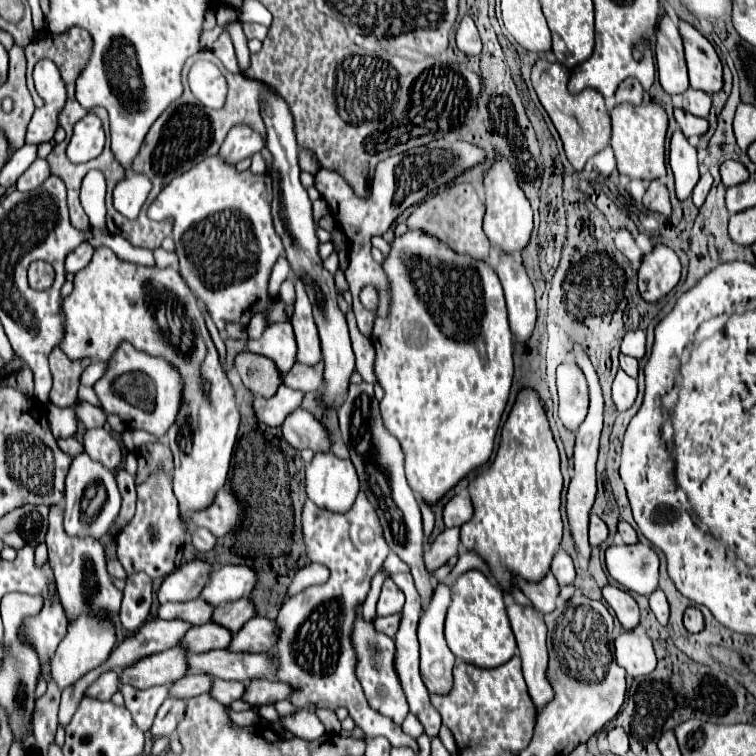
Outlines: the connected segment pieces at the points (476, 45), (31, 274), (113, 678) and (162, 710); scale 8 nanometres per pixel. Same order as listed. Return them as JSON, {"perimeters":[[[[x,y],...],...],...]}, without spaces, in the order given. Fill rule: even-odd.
{"perimeters":[[[[464,16],[458,30],[456,30],[456,44],[464,54],[480,54],[480,36],[474,20],[470,16]]],[[[36,260],[28,268],[28,282],[34,290],[44,290],[52,284],[54,280],[54,270],[50,264],[44,264],[42,260]]],[[[104,672],[94,684],[90,684],[84,692],[84,696],[96,698],[96,700],[110,700],[110,696],[118,690],[118,674],[116,672]]],[[[166,698],[166,702],[162,702],[162,706],[158,708],[154,726],[152,726],[152,734],[156,736],[170,736],[174,734],[178,722],[182,720],[182,714],[186,710],[186,702],[178,700],[178,698]]]]}

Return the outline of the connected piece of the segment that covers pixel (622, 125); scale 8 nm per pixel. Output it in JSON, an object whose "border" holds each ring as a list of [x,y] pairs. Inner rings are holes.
{"border":[[[618,104],[612,112],[612,150],[618,162],[618,172],[630,178],[656,180],[666,176],[664,140],[668,130],[668,116],[660,104]]]}

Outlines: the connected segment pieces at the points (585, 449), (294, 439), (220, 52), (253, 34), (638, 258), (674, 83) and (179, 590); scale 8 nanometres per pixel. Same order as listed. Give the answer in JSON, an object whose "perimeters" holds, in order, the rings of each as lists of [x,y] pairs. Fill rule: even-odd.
{"perimeters":[[[[578,346],[572,348],[576,364],[582,368],[586,380],[588,380],[588,388],[590,388],[590,410],[586,420],[580,424],[578,432],[576,432],[576,448],[574,448],[574,476],[568,484],[568,494],[566,494],[566,514],[568,514],[568,524],[572,530],[572,538],[576,542],[576,550],[580,556],[584,556],[584,560],[590,560],[590,544],[588,544],[588,516],[590,516],[590,508],[594,504],[594,496],[596,496],[596,456],[598,456],[598,440],[600,440],[600,432],[602,432],[602,414],[604,414],[604,398],[602,398],[602,390],[598,386],[598,374],[594,374],[594,368],[590,366],[590,360],[586,358],[586,354],[582,354],[582,350],[578,350]]],[[[296,408],[286,416],[286,420],[282,422],[282,434],[286,442],[298,450],[330,450],[330,434],[326,432],[326,428],[302,408]]],[[[222,32],[218,36],[218,40],[214,42],[212,46],[212,52],[214,56],[224,64],[224,68],[228,72],[238,72],[238,62],[236,62],[236,54],[234,54],[234,46],[232,46],[232,40],[230,40],[230,34],[228,32]]],[[[243,23],[243,31],[247,37],[247,39],[258,39],[260,41],[263,41],[268,33],[268,28],[256,24],[256,23]]],[[[618,230],[618,232],[616,232],[616,246],[618,246],[618,250],[630,260],[630,264],[638,270],[644,254],[642,254],[640,248],[636,246],[636,242],[634,242],[634,238],[632,238],[632,234],[630,234],[628,230]]],[[[664,16],[656,30],[656,66],[658,66],[658,80],[670,96],[682,94],[690,86],[688,70],[684,60],[682,38],[678,26]]],[[[192,560],[182,564],[170,576],[164,578],[158,590],[158,602],[186,602],[198,598],[206,578],[210,576],[210,564],[204,560]]]]}

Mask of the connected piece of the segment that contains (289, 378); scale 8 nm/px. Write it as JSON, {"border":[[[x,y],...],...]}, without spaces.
{"border":[[[322,362],[316,366],[294,364],[290,372],[282,374],[282,384],[300,392],[318,392],[318,386],[322,386]]]}

